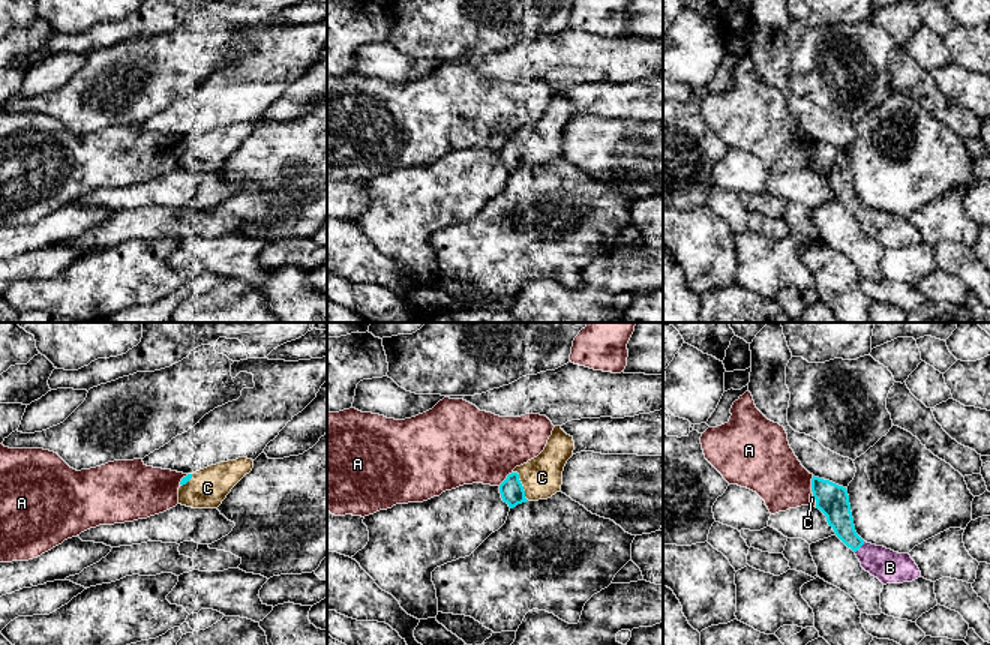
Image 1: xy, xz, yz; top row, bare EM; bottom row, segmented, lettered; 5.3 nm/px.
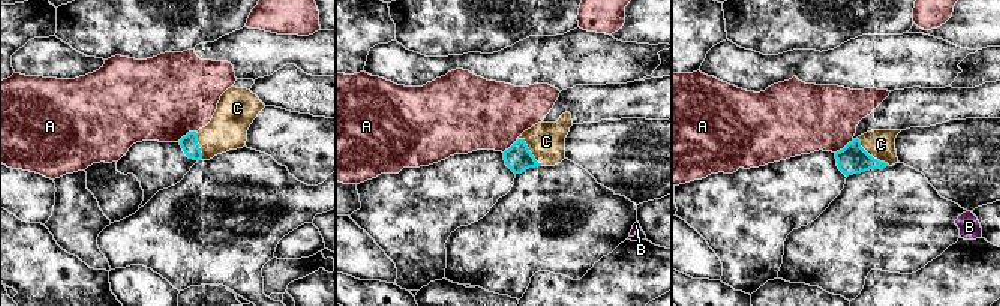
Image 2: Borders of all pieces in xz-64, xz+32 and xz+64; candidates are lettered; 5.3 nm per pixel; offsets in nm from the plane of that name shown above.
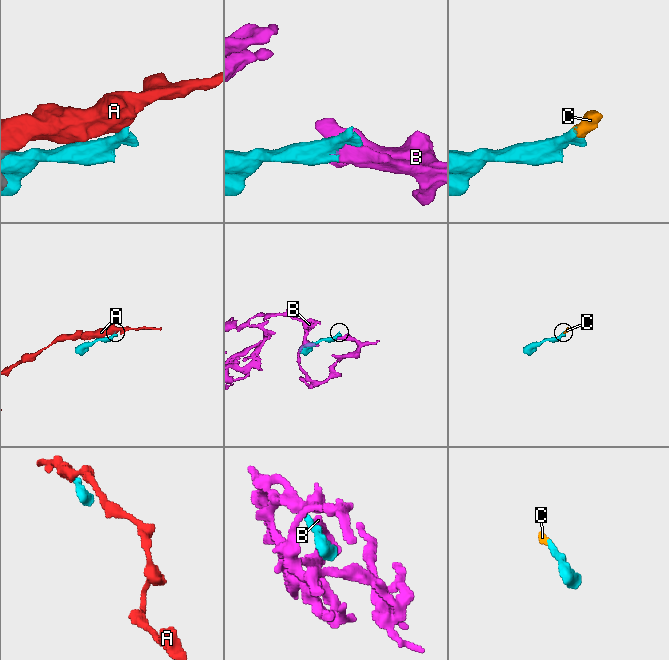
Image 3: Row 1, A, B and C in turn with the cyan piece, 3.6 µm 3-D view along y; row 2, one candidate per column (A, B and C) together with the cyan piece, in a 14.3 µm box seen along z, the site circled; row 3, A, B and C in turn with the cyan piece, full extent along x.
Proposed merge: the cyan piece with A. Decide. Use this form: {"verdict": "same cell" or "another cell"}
{"verdict": "another cell"}

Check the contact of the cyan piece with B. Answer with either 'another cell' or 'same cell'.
same cell

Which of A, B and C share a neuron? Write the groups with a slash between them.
A / B C

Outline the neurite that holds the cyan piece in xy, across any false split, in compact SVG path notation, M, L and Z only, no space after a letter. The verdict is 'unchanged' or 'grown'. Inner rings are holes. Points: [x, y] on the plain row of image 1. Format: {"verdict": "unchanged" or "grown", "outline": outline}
{"verdict": "grown", "outline": "M238 122L188 138L180 146L178 168L192 172L218 172L252 132L252 123Z"}

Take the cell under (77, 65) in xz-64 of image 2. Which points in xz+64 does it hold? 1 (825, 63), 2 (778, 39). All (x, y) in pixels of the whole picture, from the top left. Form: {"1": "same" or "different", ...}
{"1": "same", "2": "different"}

